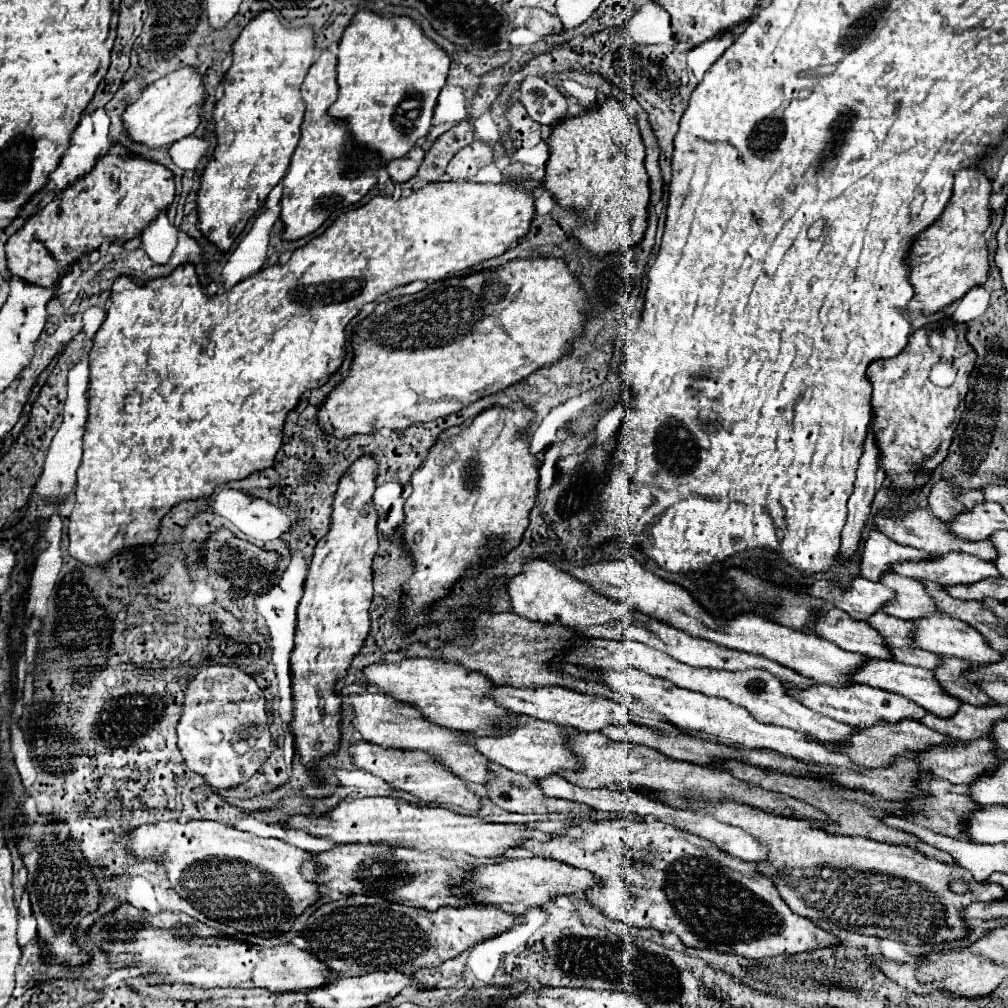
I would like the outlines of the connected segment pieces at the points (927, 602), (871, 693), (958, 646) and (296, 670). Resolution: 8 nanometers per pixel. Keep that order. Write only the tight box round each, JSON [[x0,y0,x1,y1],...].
[[880,573,936,621],[786,681,926,727],[912,613,1000,665],[292,455,378,765]]

